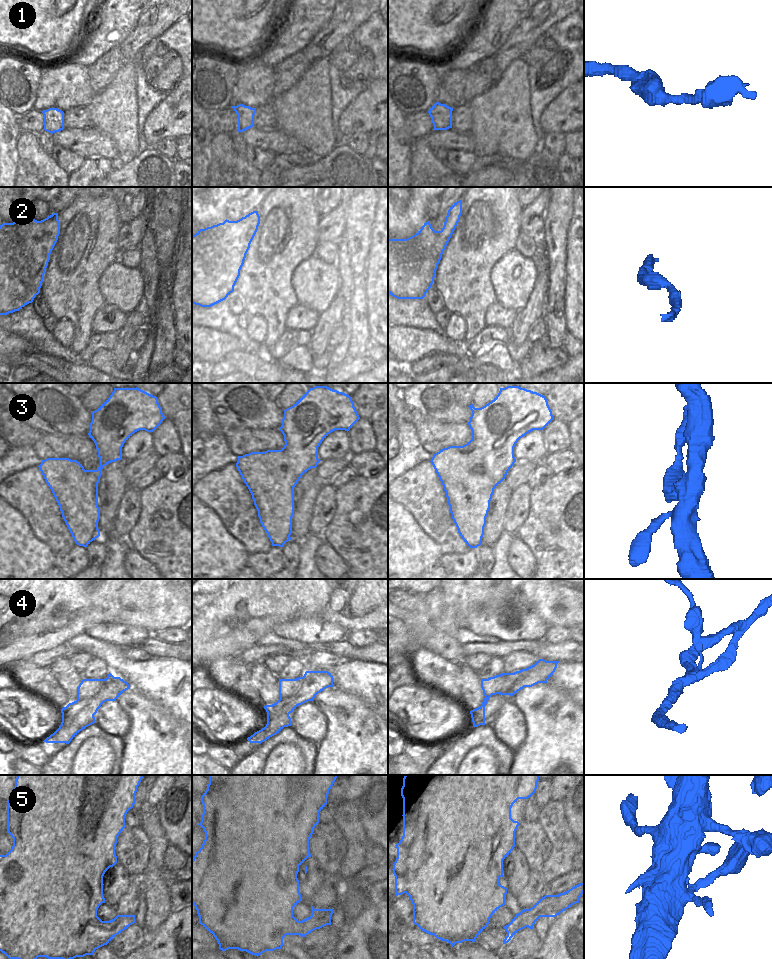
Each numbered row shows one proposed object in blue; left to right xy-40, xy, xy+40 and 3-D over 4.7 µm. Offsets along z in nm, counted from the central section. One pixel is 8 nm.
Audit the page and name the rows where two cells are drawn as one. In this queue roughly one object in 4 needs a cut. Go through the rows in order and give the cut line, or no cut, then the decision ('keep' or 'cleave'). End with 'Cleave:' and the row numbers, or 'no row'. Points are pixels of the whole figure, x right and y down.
1: no cut | keep
2: no cut | keep
3: no cut | keep
4: xy (303, 677), (301, 687), (293, 696), (298, 704) | cleave
5: no cut | keep
Cleave: 4

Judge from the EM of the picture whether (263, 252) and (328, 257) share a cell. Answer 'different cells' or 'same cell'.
different cells

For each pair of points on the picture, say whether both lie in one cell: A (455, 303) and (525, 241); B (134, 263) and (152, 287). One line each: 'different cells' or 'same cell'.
A: different cells
B: different cells

